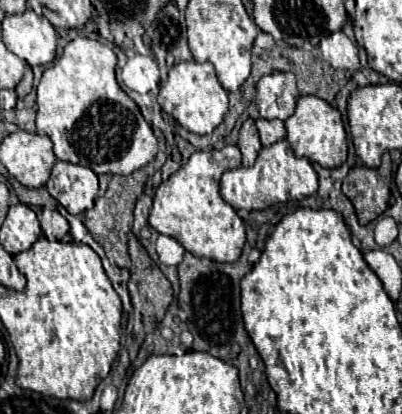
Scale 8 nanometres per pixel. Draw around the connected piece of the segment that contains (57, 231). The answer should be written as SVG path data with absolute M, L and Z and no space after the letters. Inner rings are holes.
M42 209L38 213L38 219L40 219L40 225L42 225L46 239L50 239L50 241L60 241L70 231L68 221L56 209Z

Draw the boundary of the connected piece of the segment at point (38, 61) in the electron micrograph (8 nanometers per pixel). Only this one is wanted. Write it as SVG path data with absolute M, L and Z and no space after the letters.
M26 9L22 15L6 15L2 21L2 41L8 51L28 65L48 65L56 59L58 35L50 21Z

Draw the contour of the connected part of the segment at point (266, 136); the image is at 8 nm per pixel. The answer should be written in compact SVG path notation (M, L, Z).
M258 119L256 121L256 127L258 127L258 133L260 133L260 139L262 139L262 145L264 147L270 147L276 141L280 141L280 139L286 137L284 121L280 121L280 119L272 119L272 121Z

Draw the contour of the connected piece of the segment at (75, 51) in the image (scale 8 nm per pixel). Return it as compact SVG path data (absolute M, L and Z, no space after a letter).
M76 37L64 47L62 57L44 71L38 85L38 135L52 139L60 161L90 167L96 175L132 175L158 153L152 127L116 81L116 61L108 45Z

